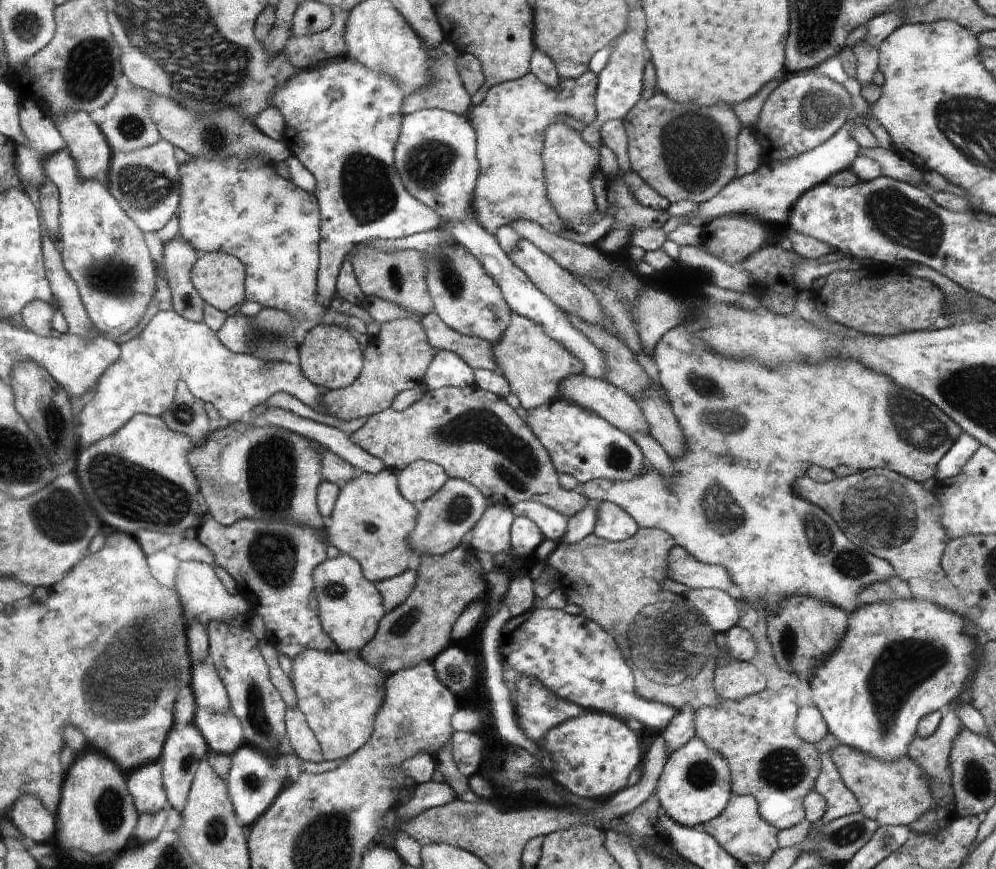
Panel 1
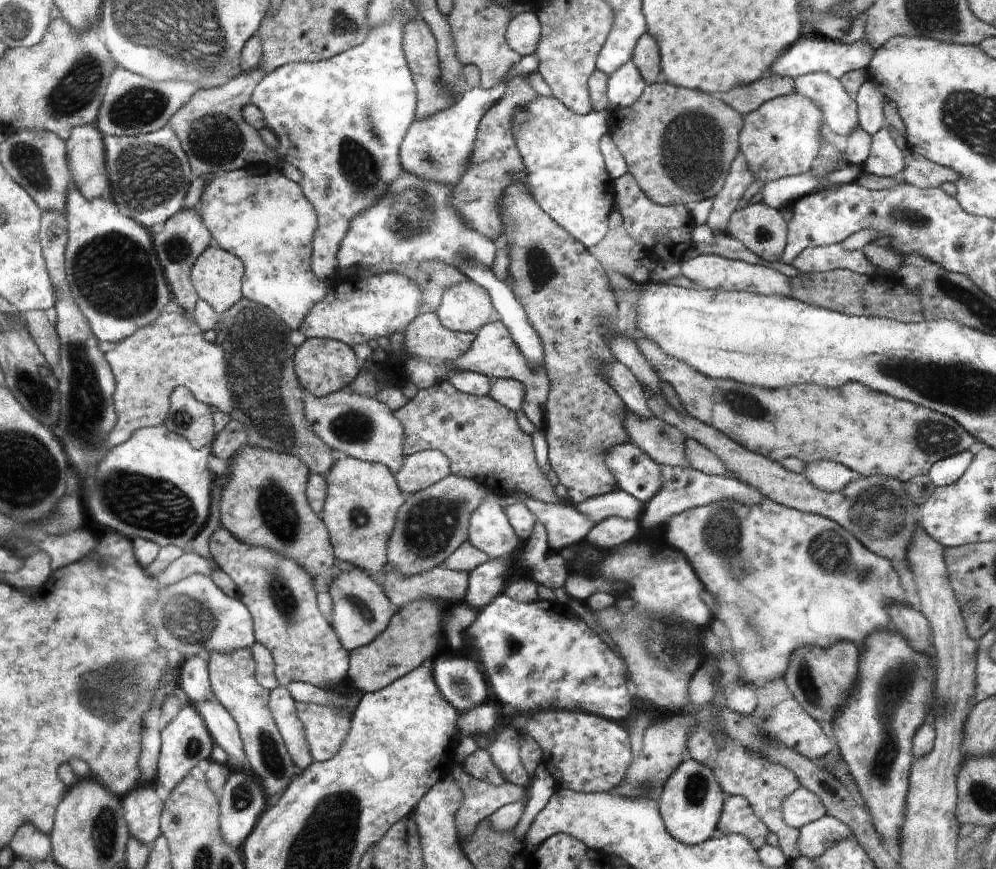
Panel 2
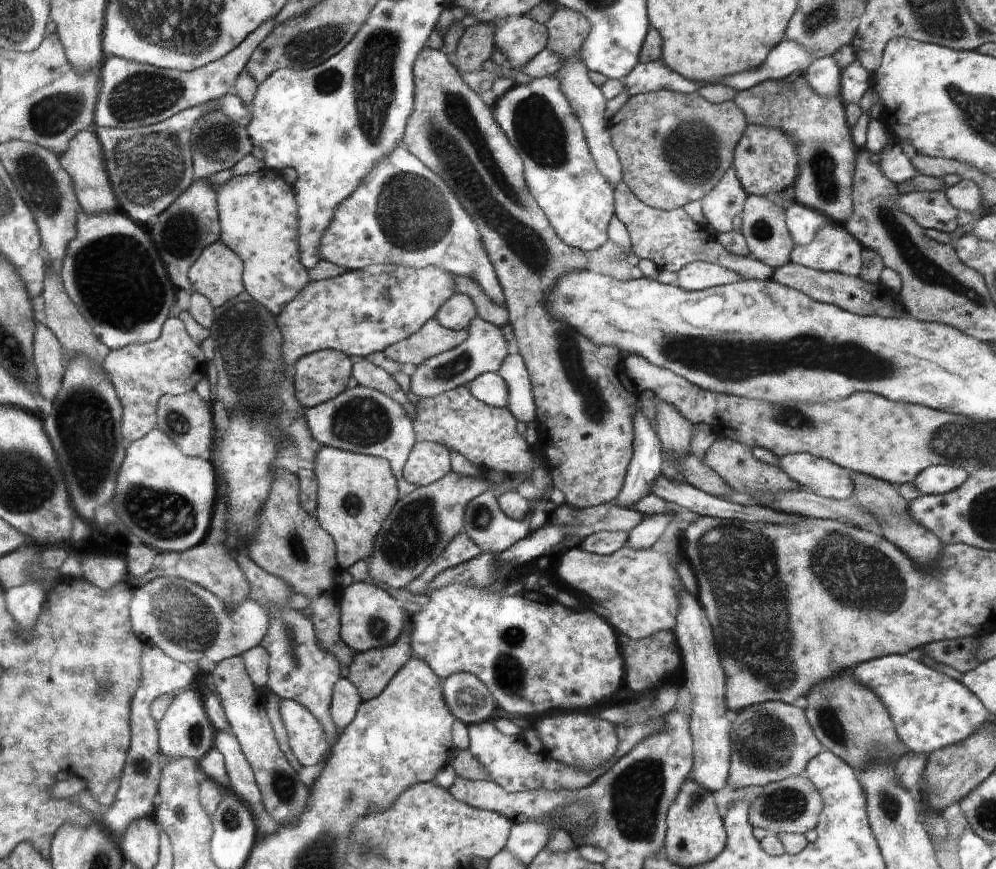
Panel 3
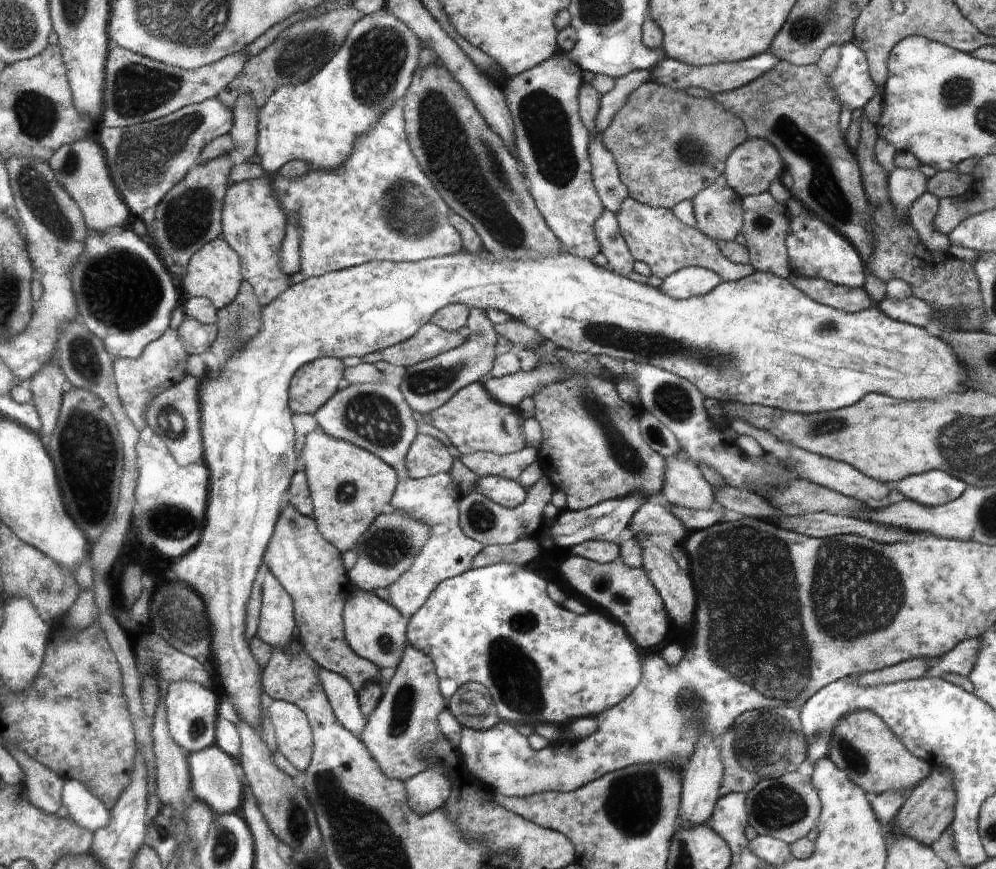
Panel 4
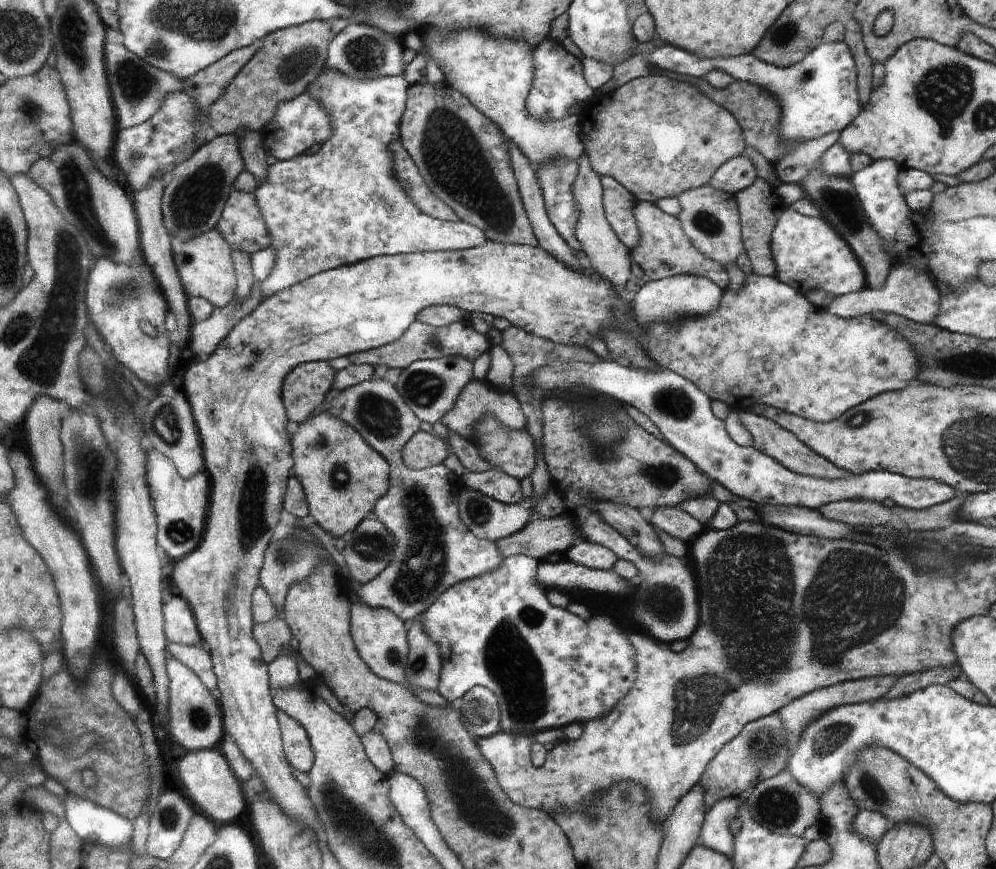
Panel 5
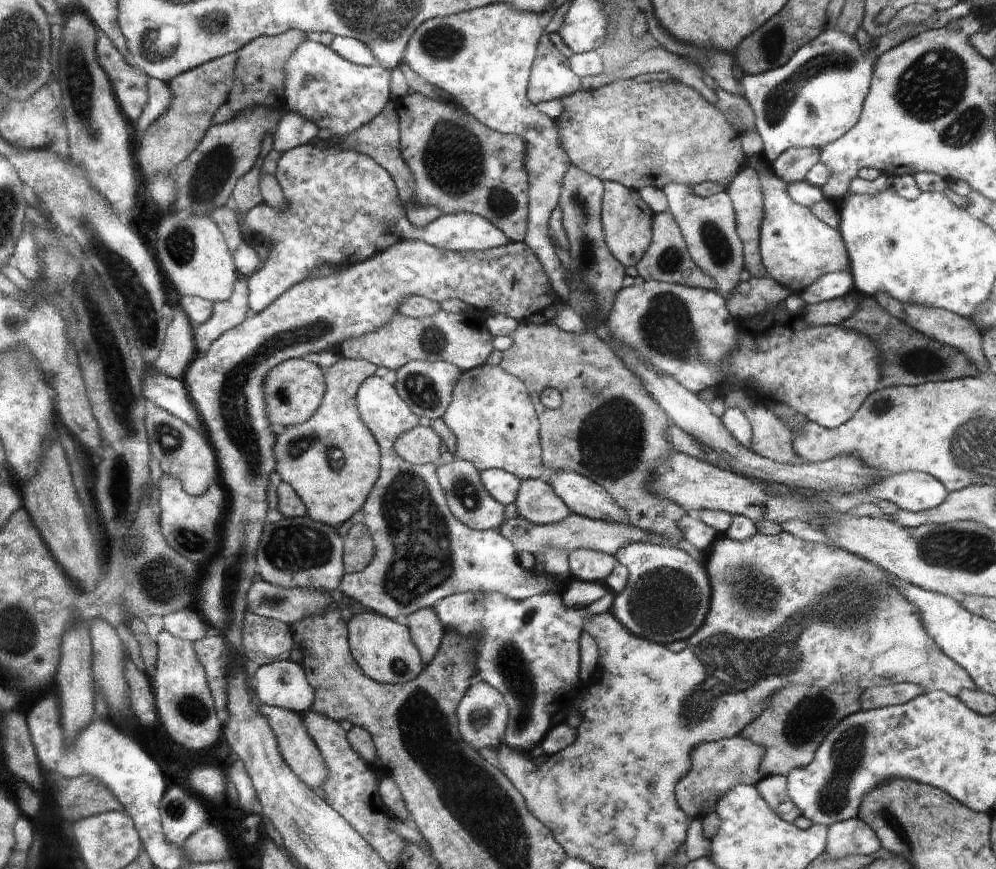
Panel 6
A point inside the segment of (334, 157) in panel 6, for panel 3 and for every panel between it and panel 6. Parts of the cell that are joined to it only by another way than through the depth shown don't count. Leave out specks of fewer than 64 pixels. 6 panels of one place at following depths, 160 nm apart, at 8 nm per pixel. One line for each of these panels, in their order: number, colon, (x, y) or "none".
3: (404, 214)
4: (380, 205)
5: (343, 205)

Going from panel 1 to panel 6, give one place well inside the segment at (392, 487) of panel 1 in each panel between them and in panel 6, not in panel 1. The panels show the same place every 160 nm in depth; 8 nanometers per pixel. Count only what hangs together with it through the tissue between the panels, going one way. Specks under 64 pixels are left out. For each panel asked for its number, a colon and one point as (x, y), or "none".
2: (360, 512)
3: (356, 492)
4: (349, 485)
5: (343, 476)
6: (333, 460)

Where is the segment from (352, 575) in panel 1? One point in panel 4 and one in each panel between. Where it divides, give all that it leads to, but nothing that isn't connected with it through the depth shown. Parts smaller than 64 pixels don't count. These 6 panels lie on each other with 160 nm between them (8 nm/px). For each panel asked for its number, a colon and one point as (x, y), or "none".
2: (360, 611)
3: (371, 619)
4: (377, 631)

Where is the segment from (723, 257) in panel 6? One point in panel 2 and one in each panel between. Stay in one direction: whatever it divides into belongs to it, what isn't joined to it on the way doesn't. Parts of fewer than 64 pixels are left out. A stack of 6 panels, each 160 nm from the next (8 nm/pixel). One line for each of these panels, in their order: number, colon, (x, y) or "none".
2: (740, 176)
3: (721, 205)
4: (719, 214)
5: (711, 217)

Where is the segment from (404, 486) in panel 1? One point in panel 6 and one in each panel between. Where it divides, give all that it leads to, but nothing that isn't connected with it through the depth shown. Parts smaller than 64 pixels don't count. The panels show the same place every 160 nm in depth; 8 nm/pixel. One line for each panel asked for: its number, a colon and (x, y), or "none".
2: (420, 470)
3: (428, 462)
4: (427, 455)
5: (422, 450)
6: (420, 445)

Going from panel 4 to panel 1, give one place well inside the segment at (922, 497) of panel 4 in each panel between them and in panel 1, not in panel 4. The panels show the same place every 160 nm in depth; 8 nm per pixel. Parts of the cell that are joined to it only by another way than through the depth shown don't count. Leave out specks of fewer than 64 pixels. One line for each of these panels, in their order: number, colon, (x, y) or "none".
1: (952, 464)
2: (946, 471)
3: (938, 479)

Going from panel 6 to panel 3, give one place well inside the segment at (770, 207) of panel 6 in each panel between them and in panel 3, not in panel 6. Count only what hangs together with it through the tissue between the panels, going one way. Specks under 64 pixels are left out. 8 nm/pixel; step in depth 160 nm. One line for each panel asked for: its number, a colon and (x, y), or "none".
3: (834, 249)
4: (816, 250)
5: (809, 254)

